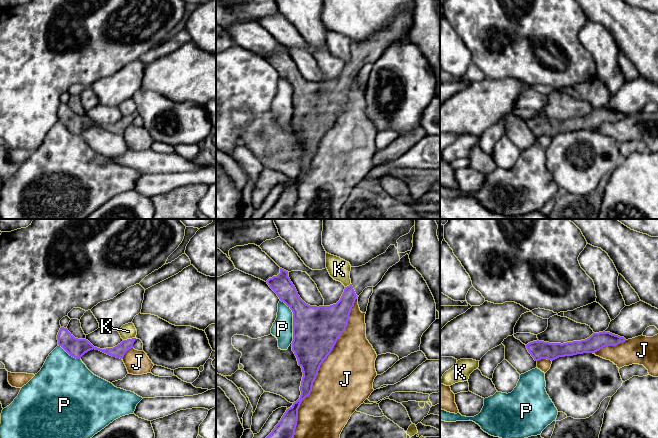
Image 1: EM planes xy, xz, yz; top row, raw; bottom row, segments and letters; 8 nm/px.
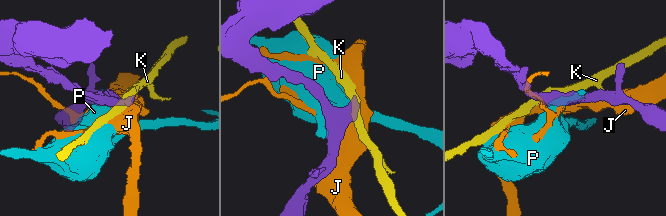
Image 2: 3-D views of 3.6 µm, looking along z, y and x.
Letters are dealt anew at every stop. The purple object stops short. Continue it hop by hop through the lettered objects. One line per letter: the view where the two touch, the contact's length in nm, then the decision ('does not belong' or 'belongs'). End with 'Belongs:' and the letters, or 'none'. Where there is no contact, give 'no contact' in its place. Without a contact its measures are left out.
J: xz | 1250 nm | does not belong
K: xy | 110 nm | does not belong
P: xz | 380 nm | does not belong
Belongs: none

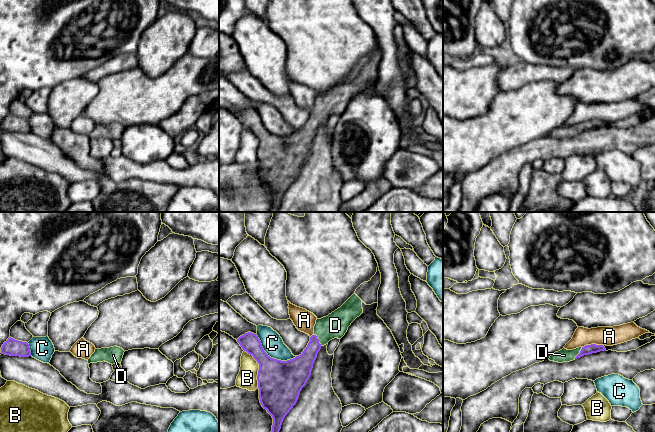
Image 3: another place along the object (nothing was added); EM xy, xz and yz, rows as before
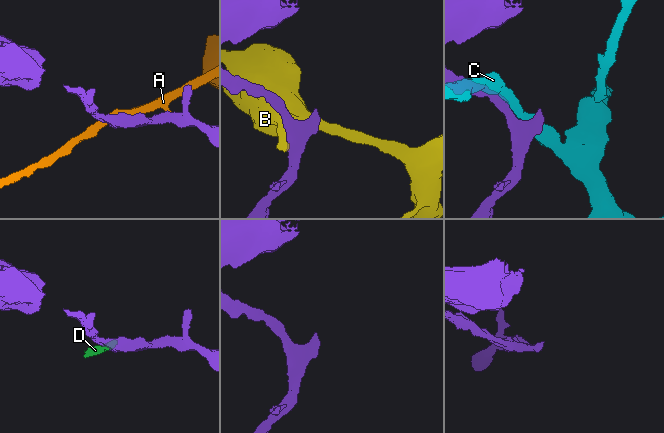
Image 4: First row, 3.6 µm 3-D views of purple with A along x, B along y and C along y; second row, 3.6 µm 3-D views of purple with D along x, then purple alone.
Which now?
A: yz | 170 nm | does not belong
B: xz | 320 nm | does not belong
C: xz | 360 nm | does not belong
D: xz | 110 nm | belongs
Belongs: D

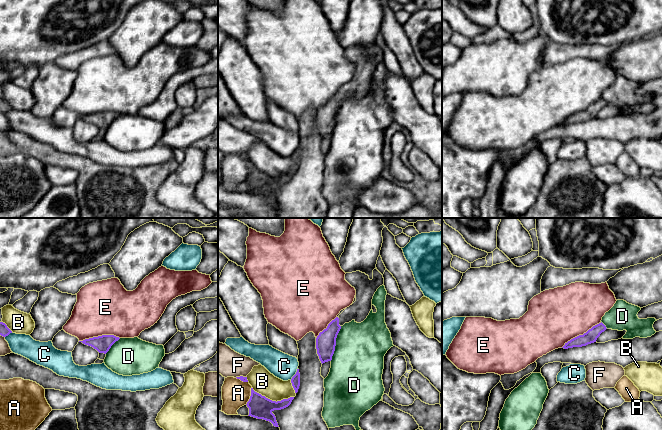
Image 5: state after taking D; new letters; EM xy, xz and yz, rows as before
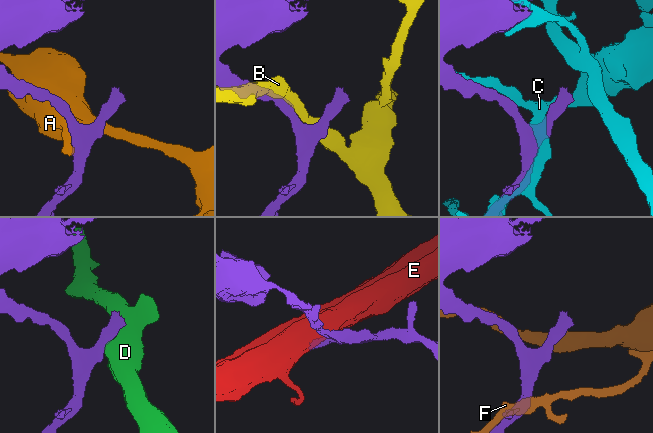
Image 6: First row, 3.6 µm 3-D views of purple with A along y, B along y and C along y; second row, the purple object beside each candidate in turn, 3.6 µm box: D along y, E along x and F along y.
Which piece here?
A: xz | 150 nm | does not belong
B: xz | 340 nm | does not belong
C: xz | 110 nm | does not belong
D: xz | 300 nm | does not belong
E: xy | 320 nm | does not belong
F: xz | 100 nm | does not belong
Belongs: none

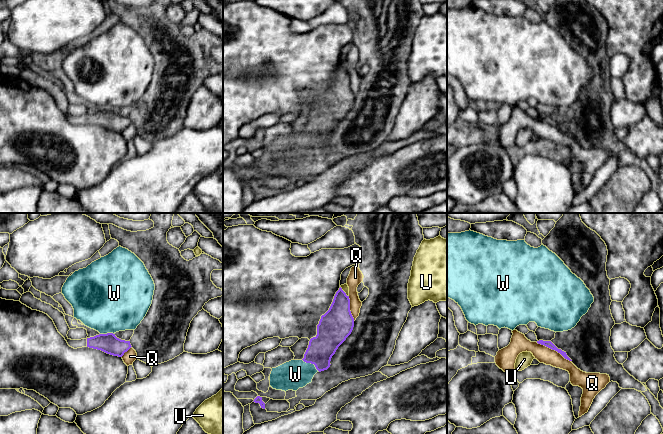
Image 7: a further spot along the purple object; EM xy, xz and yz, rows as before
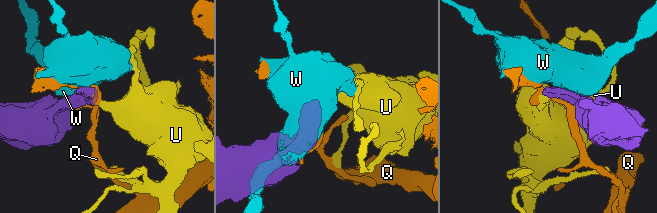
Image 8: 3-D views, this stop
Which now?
Q: yz | 320 nm | does not belong
U: xz | 110 nm | does not belong
W: xz | 170 nm | does not belong
Belongs: none

